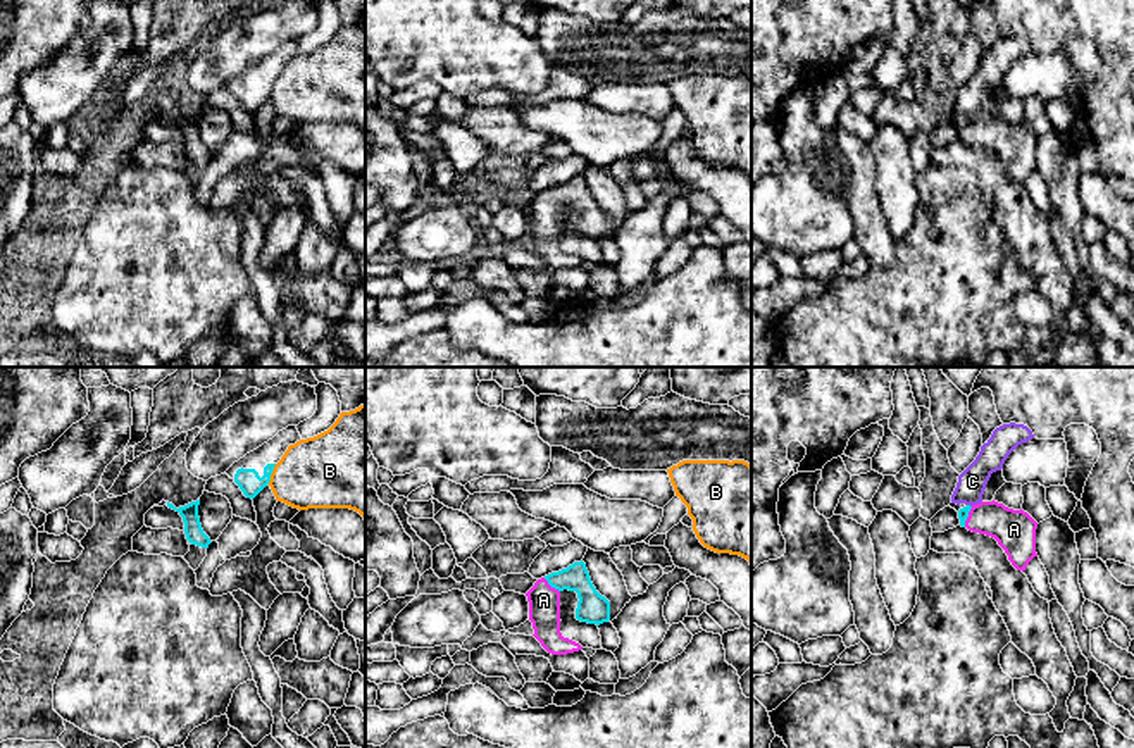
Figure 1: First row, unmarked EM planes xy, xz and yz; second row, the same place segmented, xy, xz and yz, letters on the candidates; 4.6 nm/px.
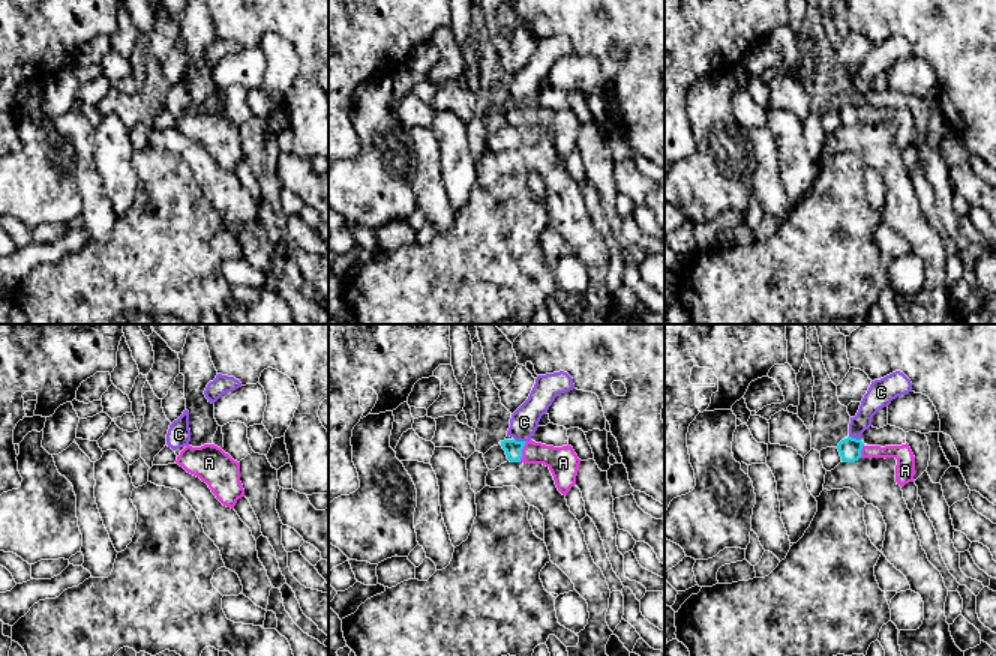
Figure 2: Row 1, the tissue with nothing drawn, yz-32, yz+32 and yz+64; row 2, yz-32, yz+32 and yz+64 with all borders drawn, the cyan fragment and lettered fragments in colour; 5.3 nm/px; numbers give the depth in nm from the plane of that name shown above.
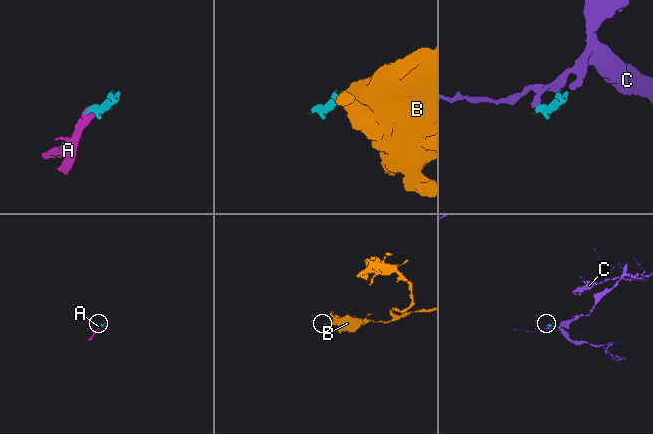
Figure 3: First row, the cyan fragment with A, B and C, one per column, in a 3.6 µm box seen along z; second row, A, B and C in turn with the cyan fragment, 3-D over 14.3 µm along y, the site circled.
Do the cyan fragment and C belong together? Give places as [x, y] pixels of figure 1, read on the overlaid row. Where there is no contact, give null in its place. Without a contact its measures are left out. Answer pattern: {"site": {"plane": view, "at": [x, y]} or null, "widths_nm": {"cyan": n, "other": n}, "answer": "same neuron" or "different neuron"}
{"site": {"plane": "yz", "at": [969, 505]}, "widths_nm": {"cyan": 50, "other": 130}, "answer": "different neuron"}

